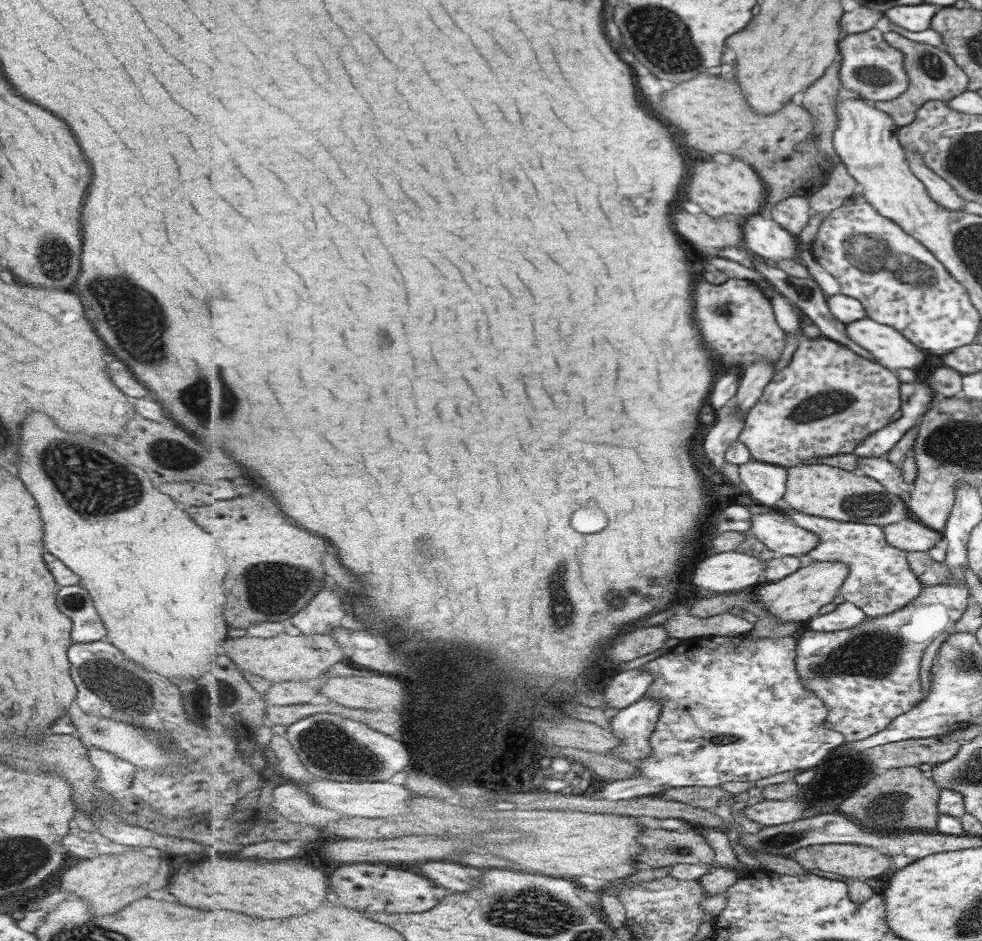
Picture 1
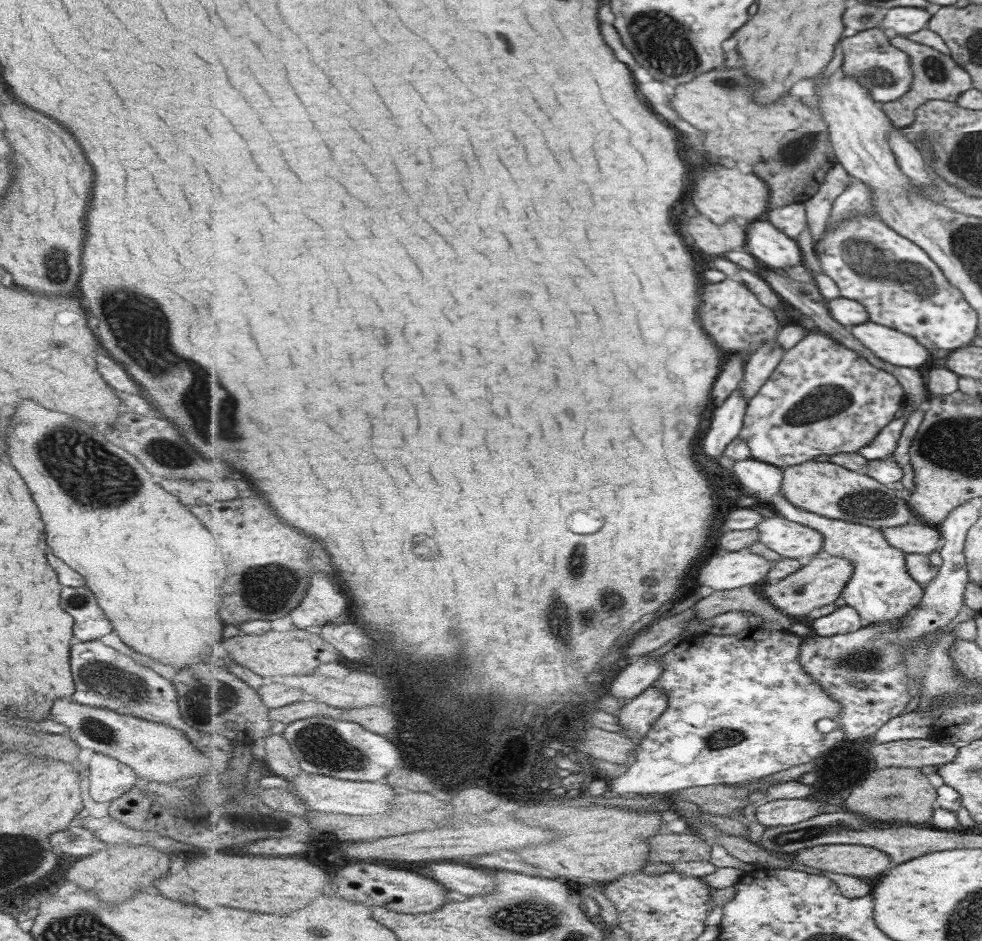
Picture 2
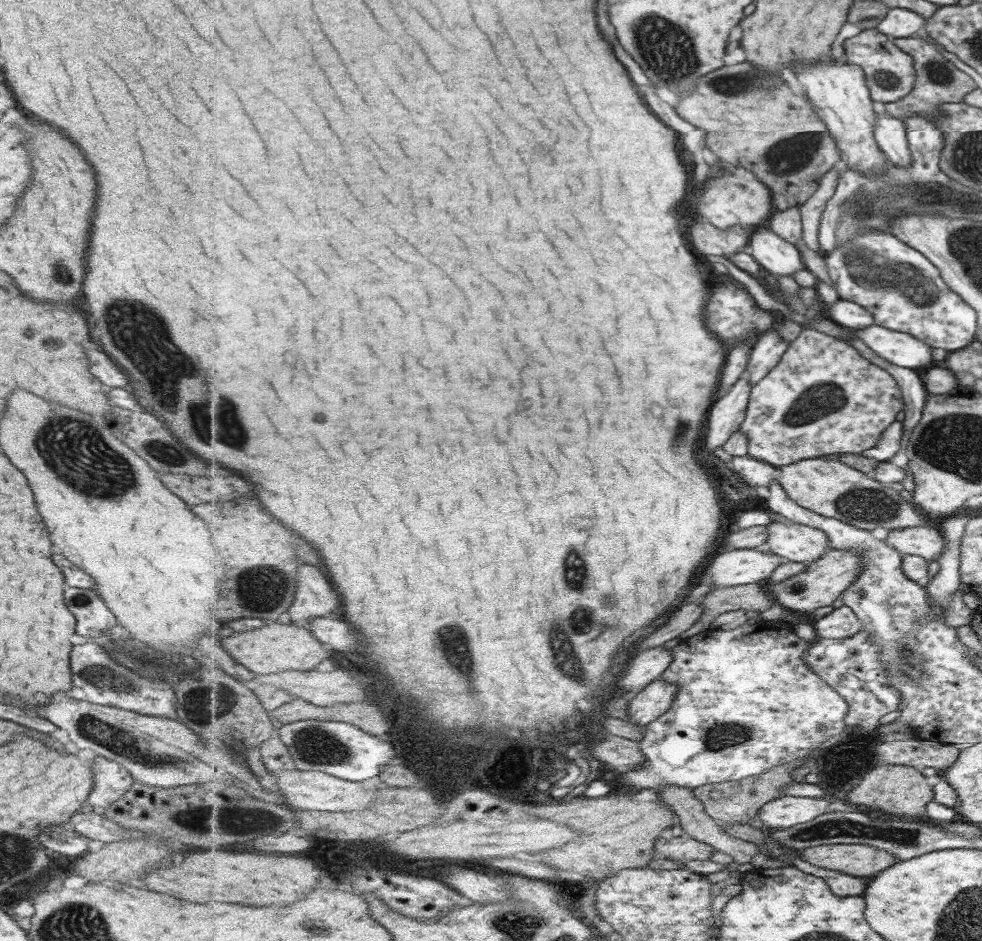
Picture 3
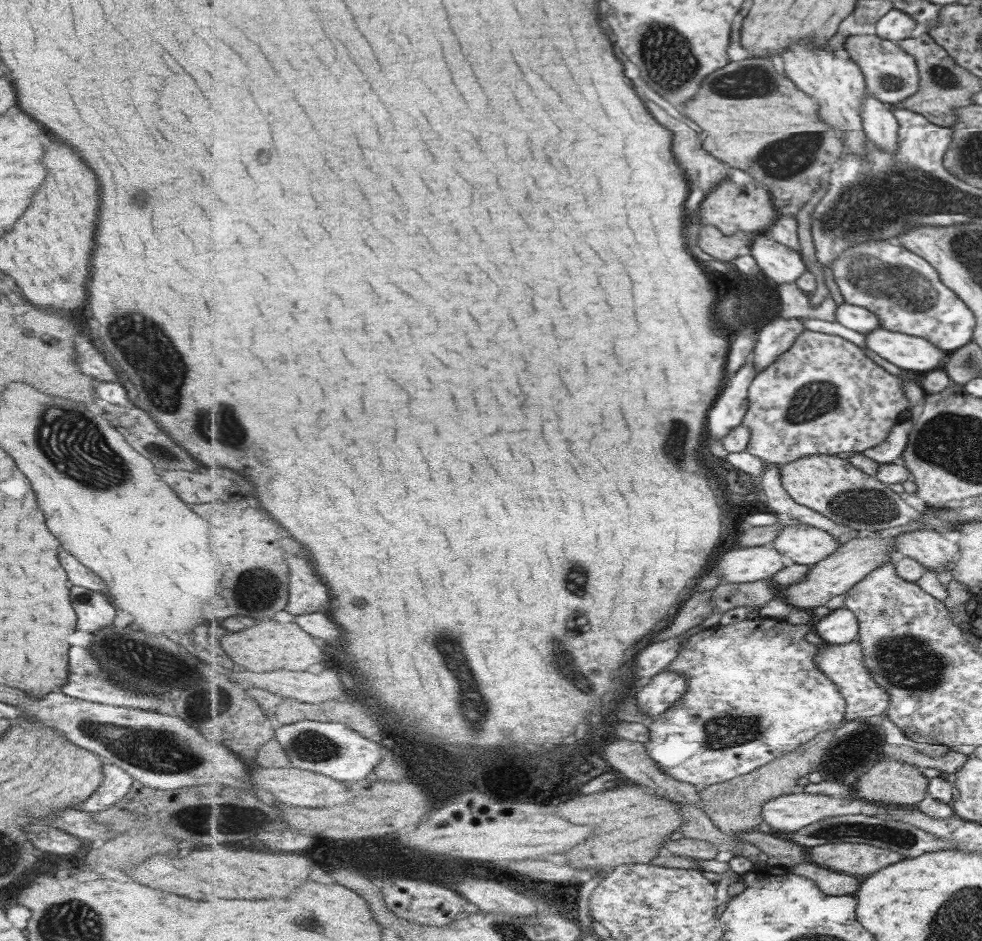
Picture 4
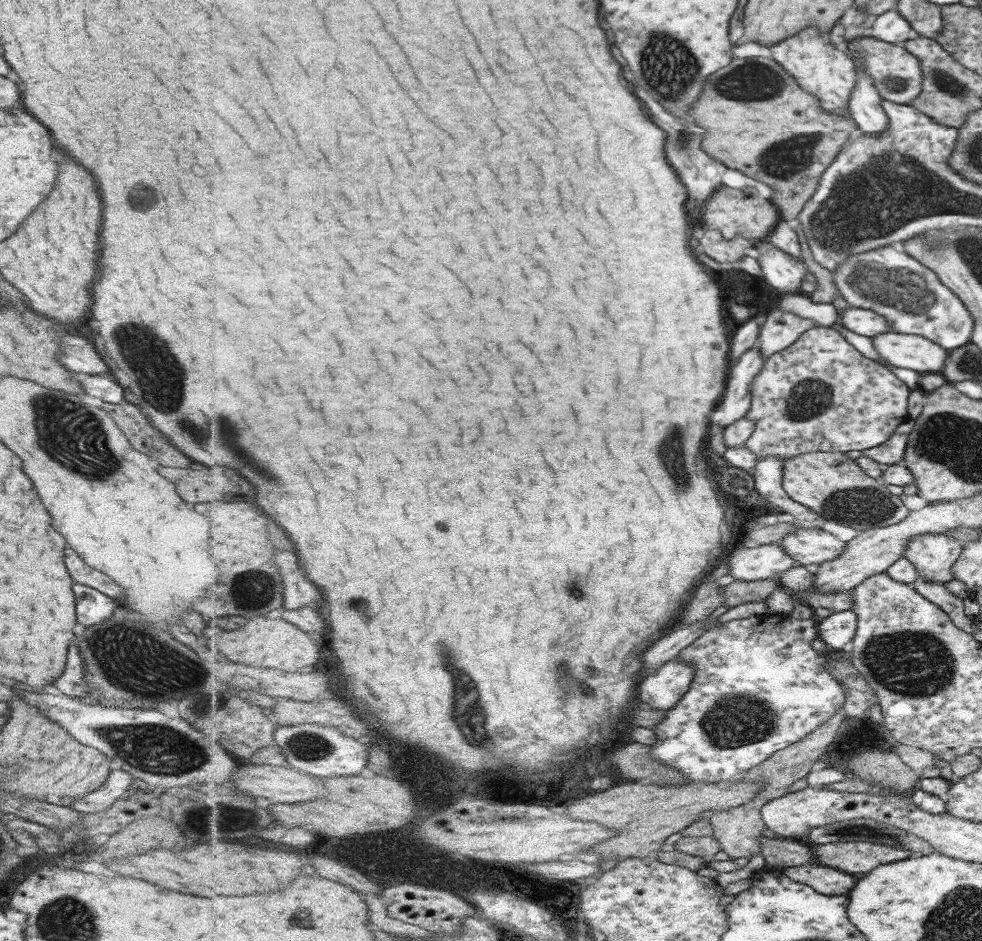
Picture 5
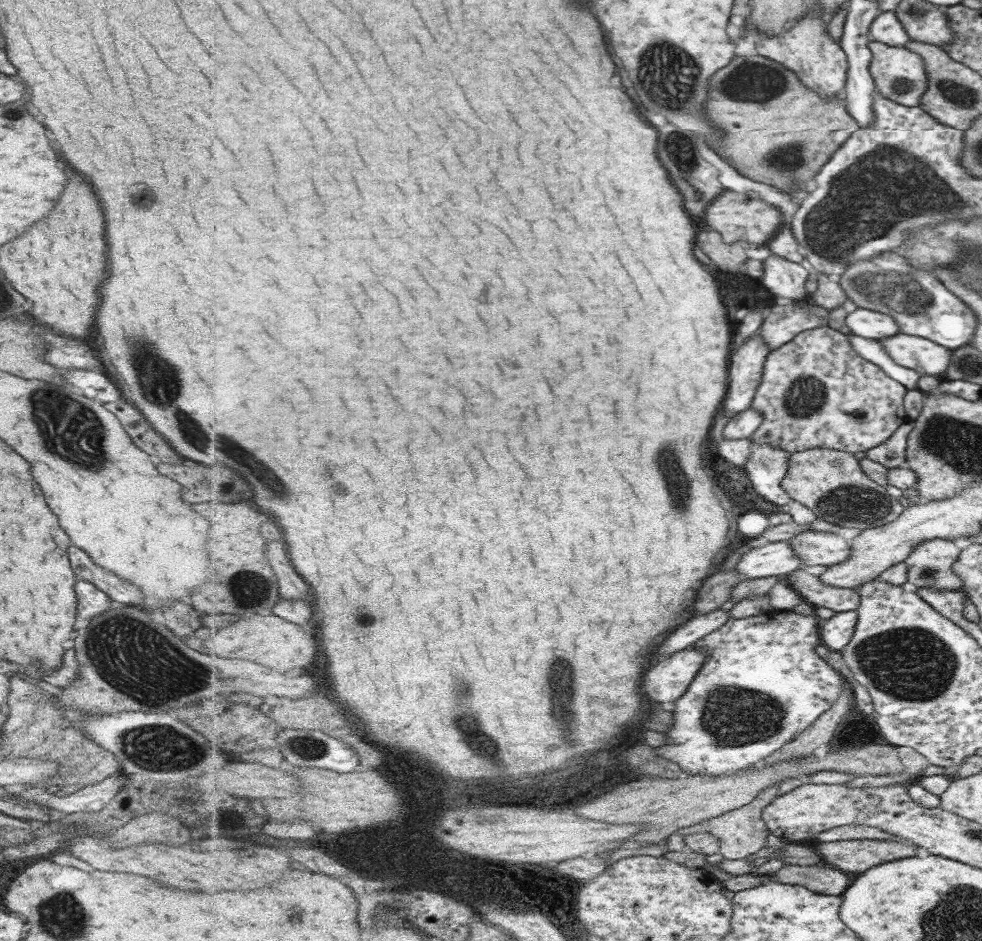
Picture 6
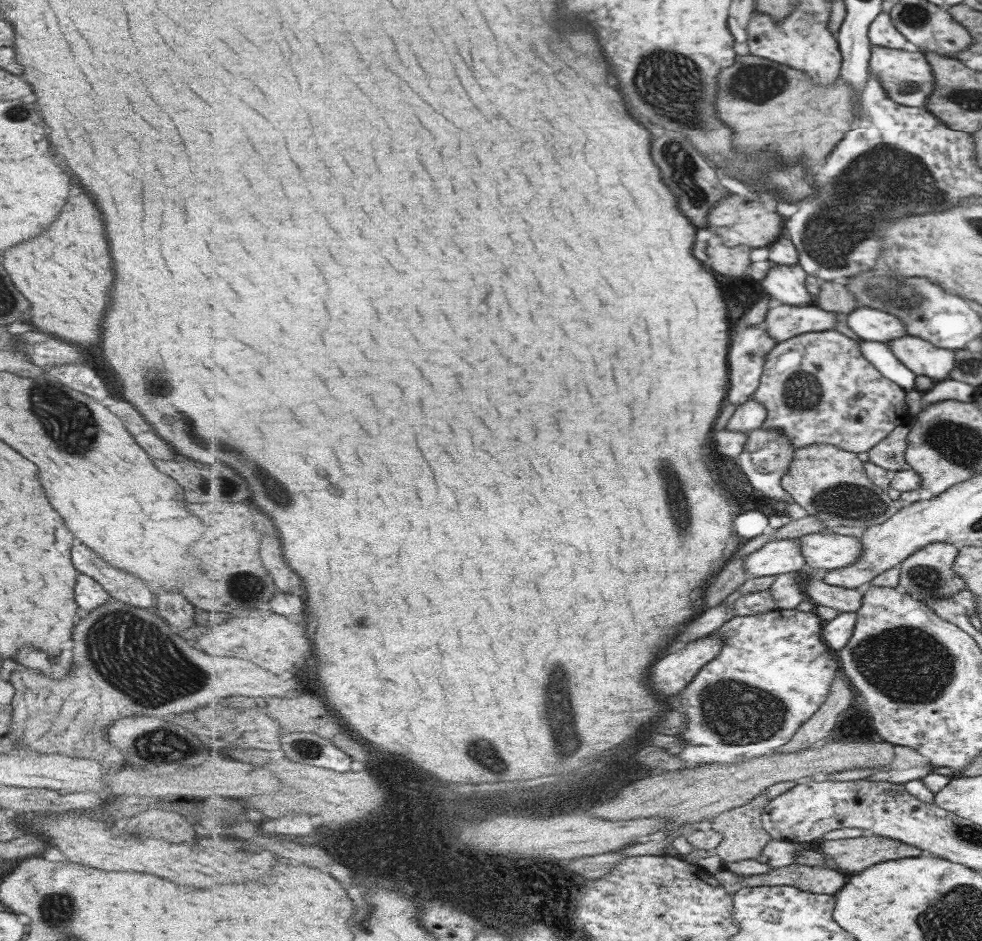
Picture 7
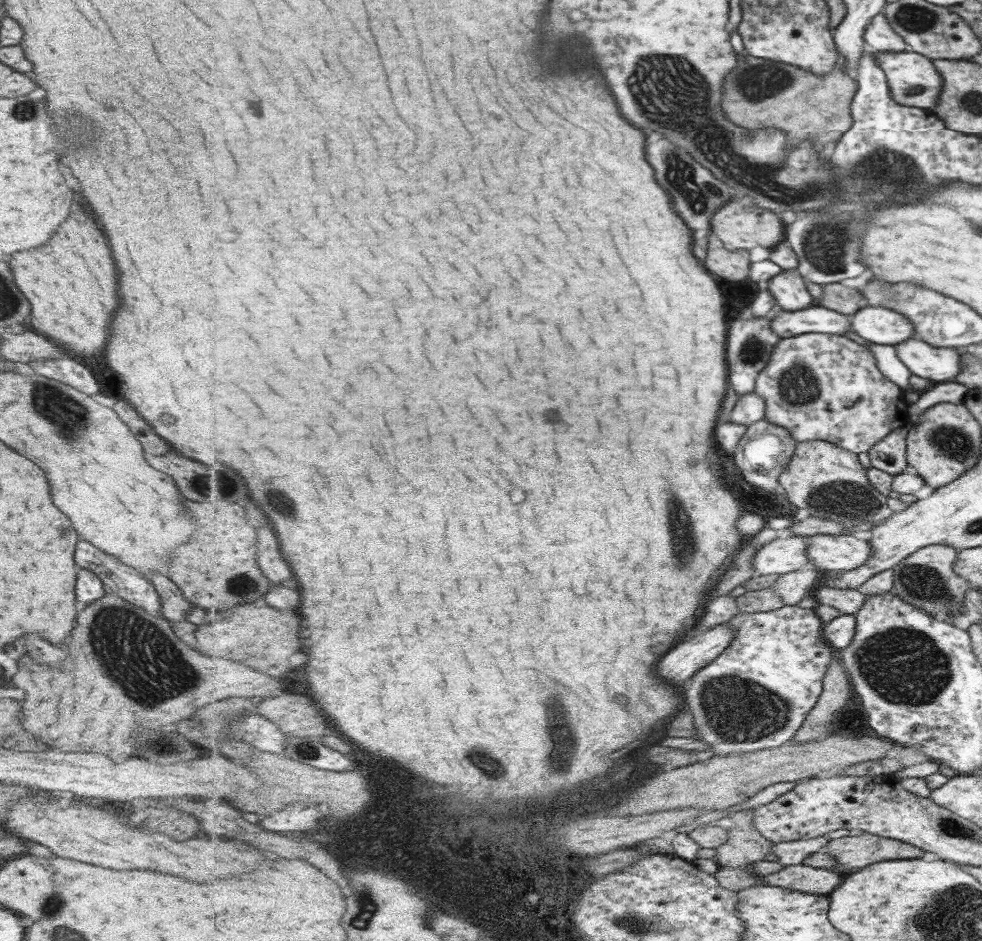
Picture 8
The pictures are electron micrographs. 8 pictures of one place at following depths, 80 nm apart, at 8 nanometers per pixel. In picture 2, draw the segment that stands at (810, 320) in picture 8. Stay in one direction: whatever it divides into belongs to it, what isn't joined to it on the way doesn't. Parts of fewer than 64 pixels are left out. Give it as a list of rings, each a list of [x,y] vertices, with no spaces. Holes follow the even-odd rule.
[[[776,342],[762,345],[753,355],[747,357],[745,377],[741,385],[743,386],[741,393],[745,399],[751,401],[753,397],[757,396],[784,357],[784,348],[781,348]]]

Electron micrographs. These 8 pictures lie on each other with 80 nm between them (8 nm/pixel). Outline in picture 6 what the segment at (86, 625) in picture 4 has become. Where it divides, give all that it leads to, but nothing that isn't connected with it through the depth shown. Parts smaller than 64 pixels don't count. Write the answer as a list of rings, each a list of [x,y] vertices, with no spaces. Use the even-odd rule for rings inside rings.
[[[77,579],[73,585],[76,612],[83,620],[91,620],[114,604],[110,598],[87,580]]]

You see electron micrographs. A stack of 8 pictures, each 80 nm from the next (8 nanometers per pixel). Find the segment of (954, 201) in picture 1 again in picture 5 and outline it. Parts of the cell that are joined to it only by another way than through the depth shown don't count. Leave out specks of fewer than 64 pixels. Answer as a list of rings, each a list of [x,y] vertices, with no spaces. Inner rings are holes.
[[[856,60],[858,81],[849,103],[851,118],[858,124],[859,132],[880,134],[888,127],[888,116],[882,107],[882,98],[873,86],[873,77]]]

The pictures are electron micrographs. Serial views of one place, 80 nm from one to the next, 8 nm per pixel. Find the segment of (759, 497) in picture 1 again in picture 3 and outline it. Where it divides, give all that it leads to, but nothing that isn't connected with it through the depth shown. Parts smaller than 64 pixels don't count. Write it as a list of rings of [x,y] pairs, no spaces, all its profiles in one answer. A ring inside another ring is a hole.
[[[751,455],[735,456],[729,462],[735,472],[739,472],[741,480],[755,488],[770,488],[778,480],[780,467],[763,462]]]

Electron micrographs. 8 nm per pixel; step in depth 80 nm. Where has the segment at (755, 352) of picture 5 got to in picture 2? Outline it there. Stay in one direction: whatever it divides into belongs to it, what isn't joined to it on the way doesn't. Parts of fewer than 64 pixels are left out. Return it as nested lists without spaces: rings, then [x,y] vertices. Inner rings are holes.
[[[739,386],[725,403],[715,405],[709,431],[702,439],[704,452],[717,460],[724,454],[731,441],[740,437],[743,431],[748,400],[743,397],[741,390],[743,386]]]

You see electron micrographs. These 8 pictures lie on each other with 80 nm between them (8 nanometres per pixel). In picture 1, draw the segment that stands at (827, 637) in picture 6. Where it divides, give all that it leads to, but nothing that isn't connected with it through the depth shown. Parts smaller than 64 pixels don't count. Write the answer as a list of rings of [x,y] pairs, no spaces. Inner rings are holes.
[[[845,600],[834,611],[814,617],[808,626],[822,633],[837,632],[858,627],[867,618],[860,606]]]

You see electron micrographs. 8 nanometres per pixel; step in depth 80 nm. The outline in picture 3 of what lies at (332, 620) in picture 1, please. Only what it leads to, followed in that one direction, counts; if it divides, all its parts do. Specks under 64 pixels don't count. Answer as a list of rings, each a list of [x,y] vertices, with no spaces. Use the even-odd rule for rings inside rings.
[[[301,566],[297,598],[289,608],[292,622],[304,627],[314,618],[340,612],[341,596],[329,580],[331,578],[321,572],[321,567]]]

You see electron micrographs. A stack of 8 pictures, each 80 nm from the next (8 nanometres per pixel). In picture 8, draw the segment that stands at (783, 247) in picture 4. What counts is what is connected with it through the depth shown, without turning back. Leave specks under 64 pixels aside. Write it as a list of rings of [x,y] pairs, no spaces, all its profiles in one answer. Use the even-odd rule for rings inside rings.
[[[798,270],[777,273],[765,286],[773,293],[777,304],[788,311],[805,310],[817,303],[808,289],[807,280]]]

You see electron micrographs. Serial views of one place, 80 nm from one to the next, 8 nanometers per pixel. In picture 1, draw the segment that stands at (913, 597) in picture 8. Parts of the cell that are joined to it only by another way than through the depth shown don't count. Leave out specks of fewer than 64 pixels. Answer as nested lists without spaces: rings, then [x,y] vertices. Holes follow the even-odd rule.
[[[915,518],[905,519],[883,527],[884,538],[905,552],[923,552],[941,539],[941,534],[926,527]]]

